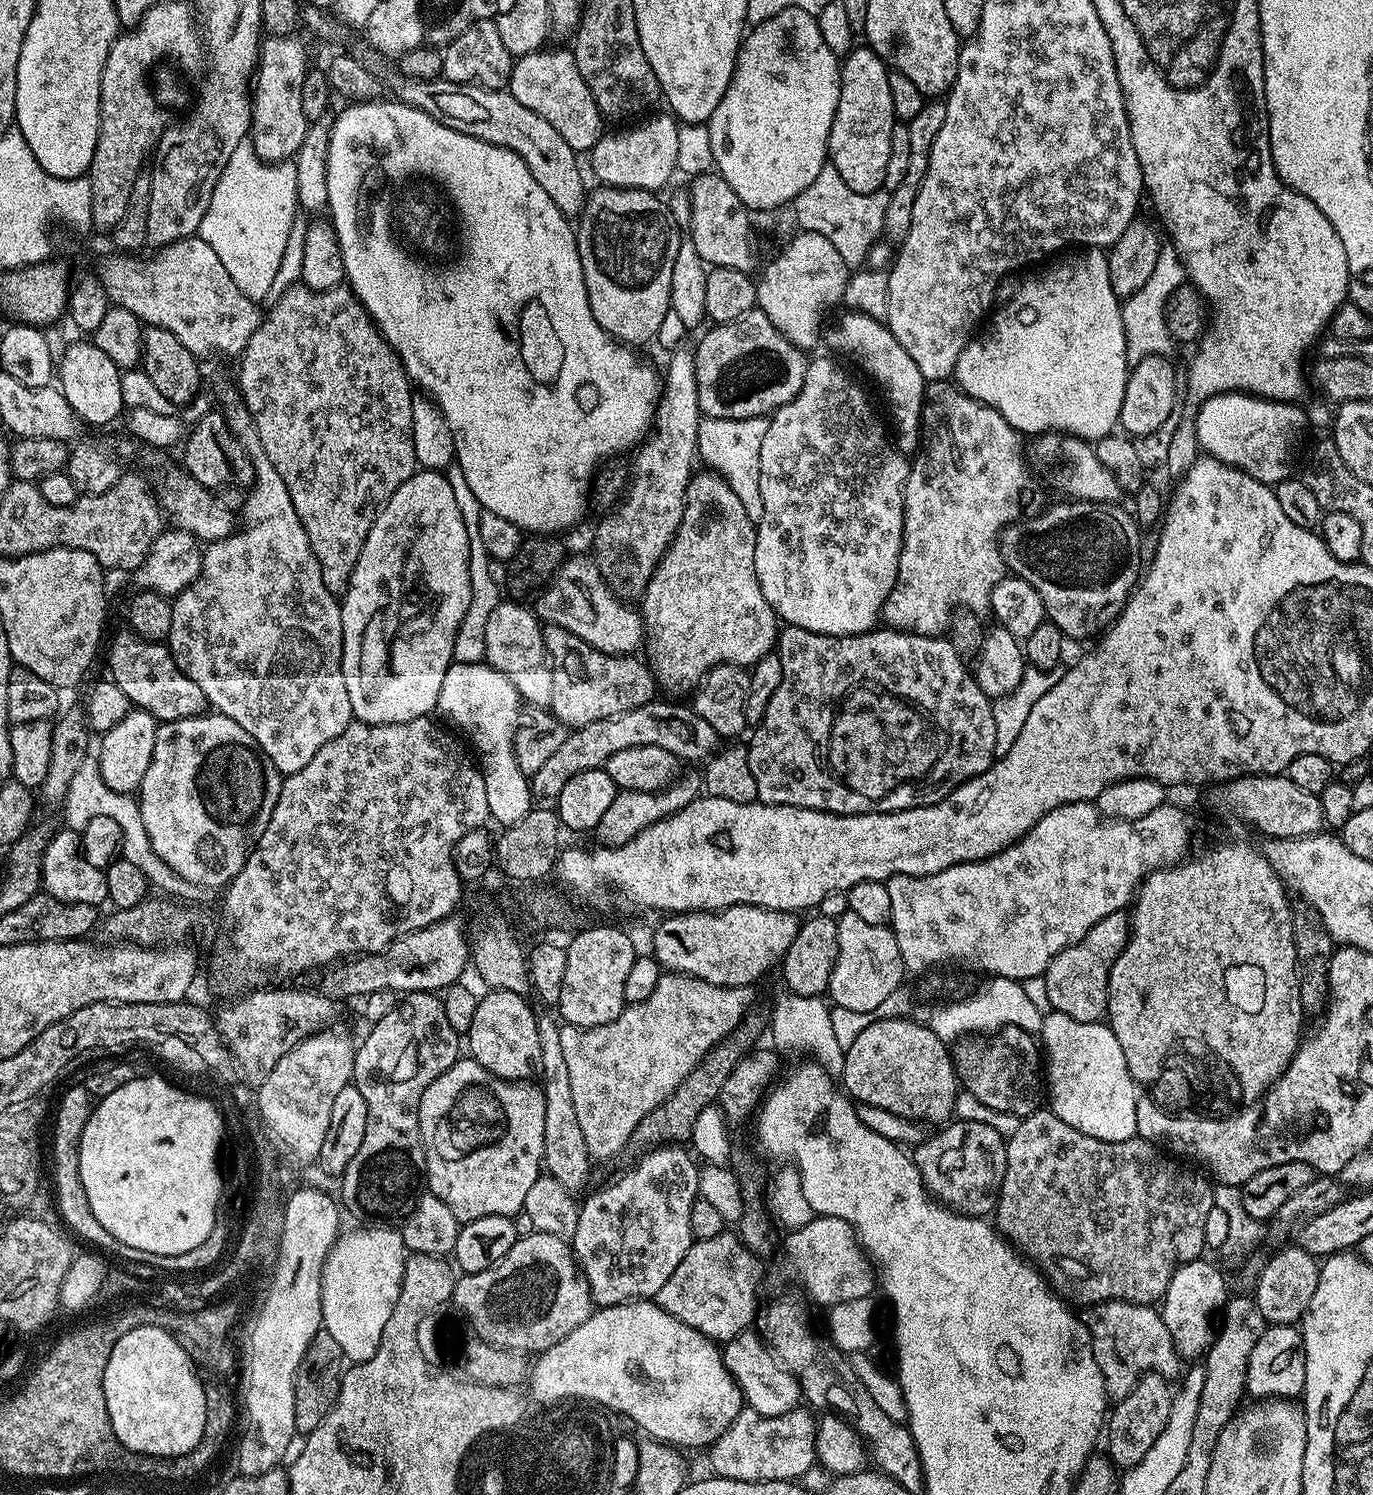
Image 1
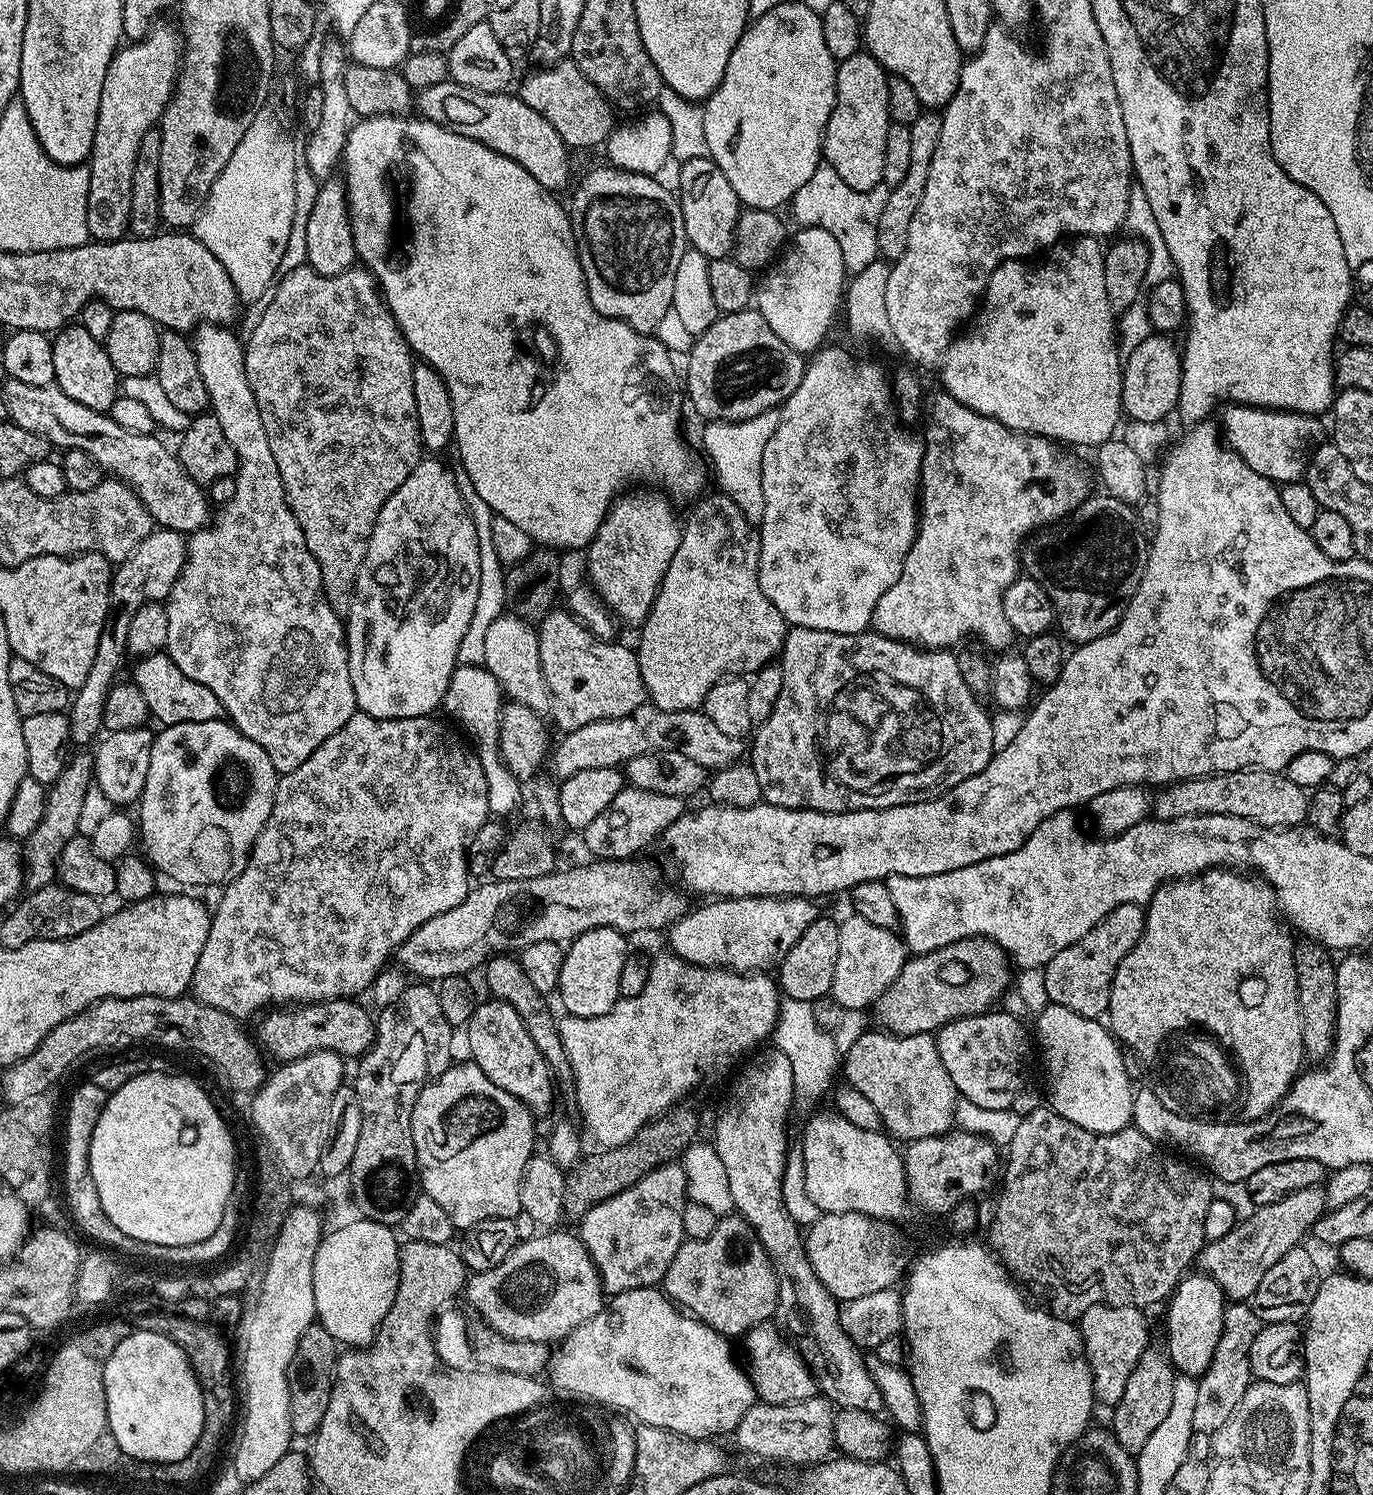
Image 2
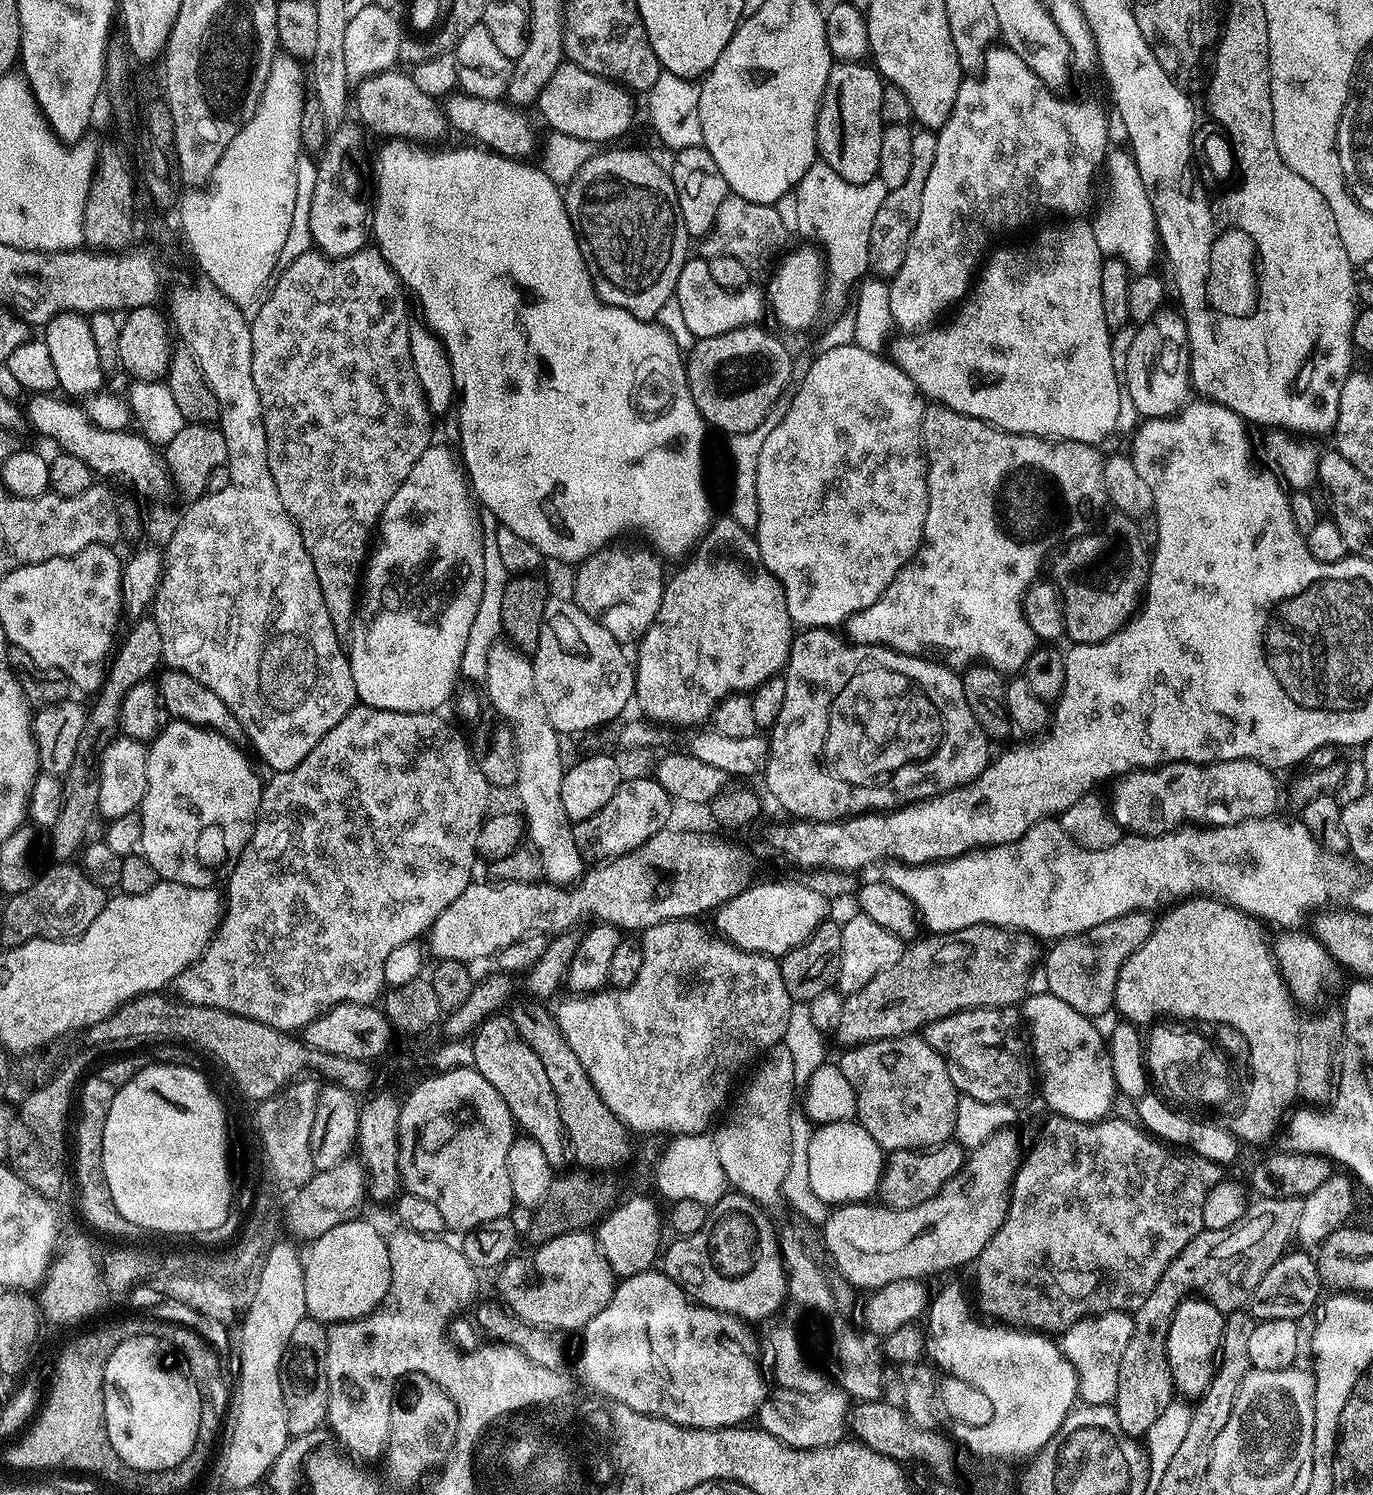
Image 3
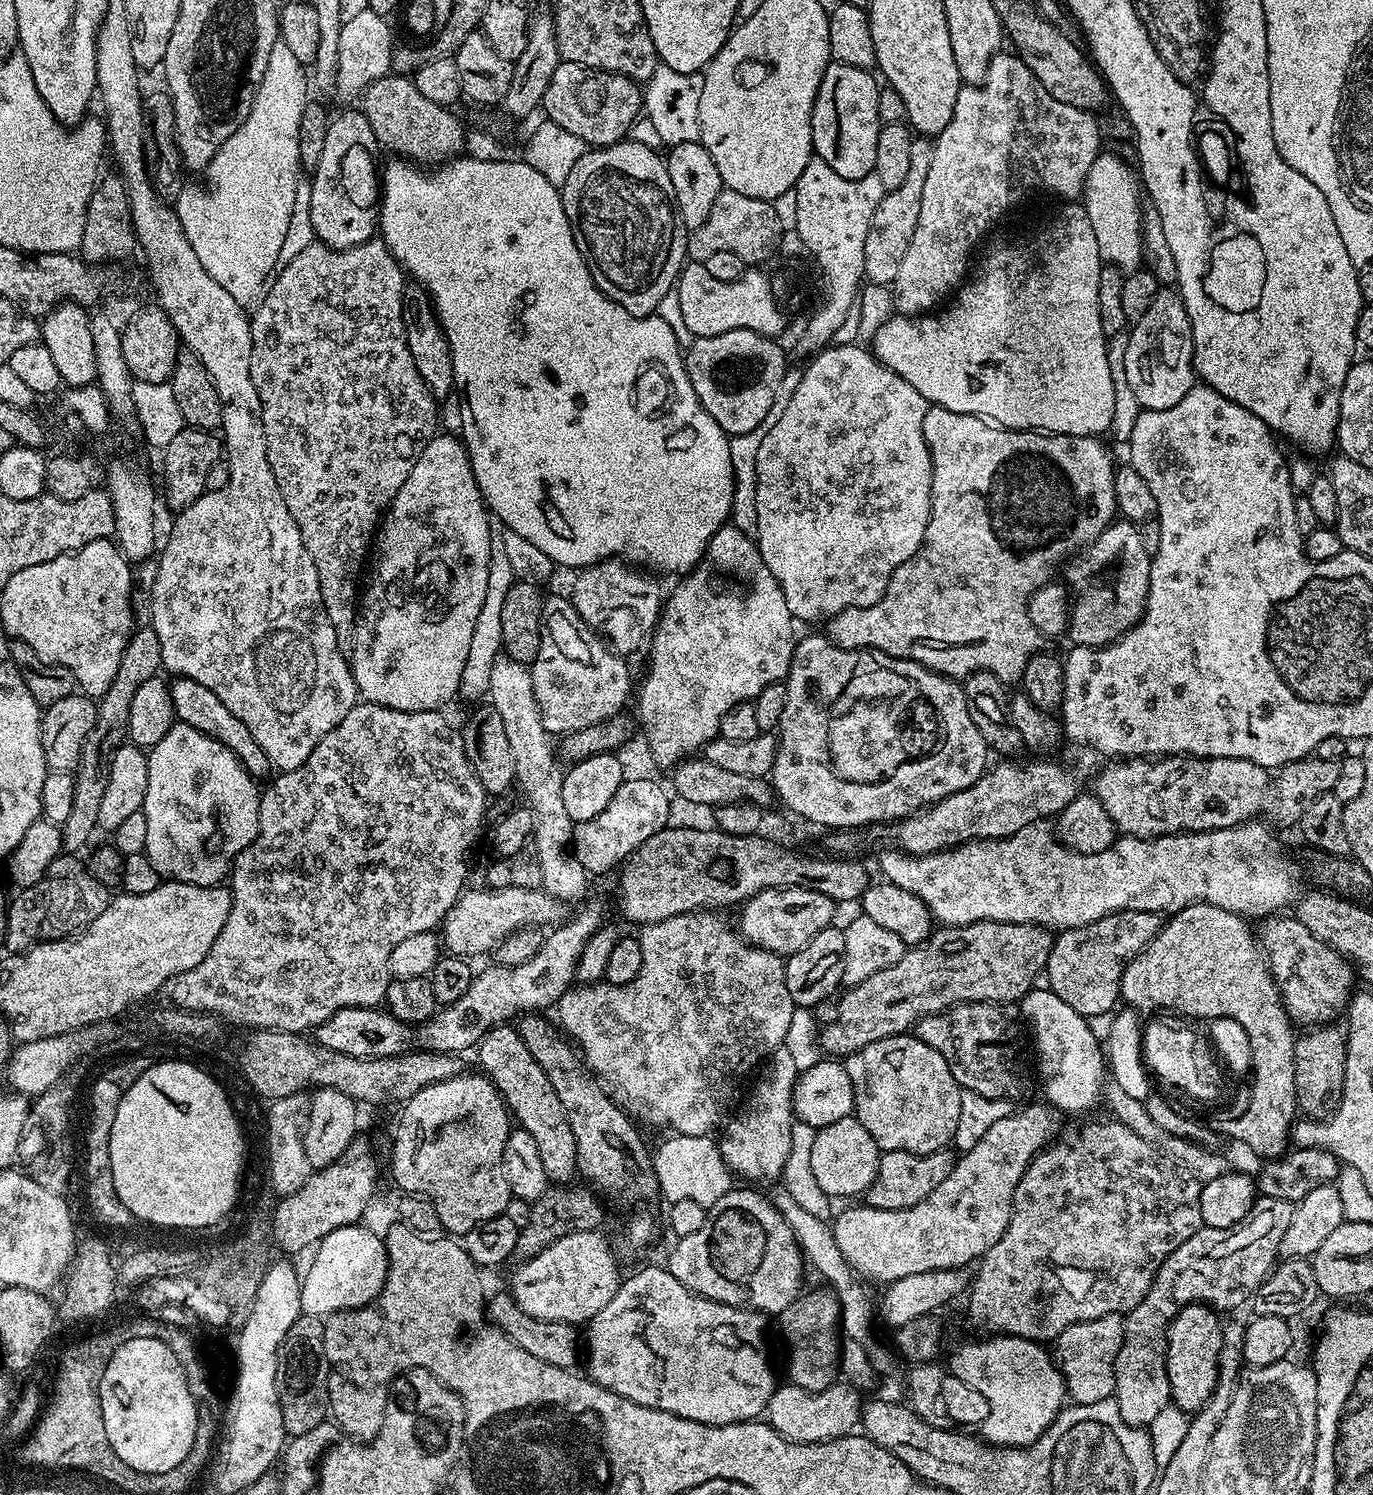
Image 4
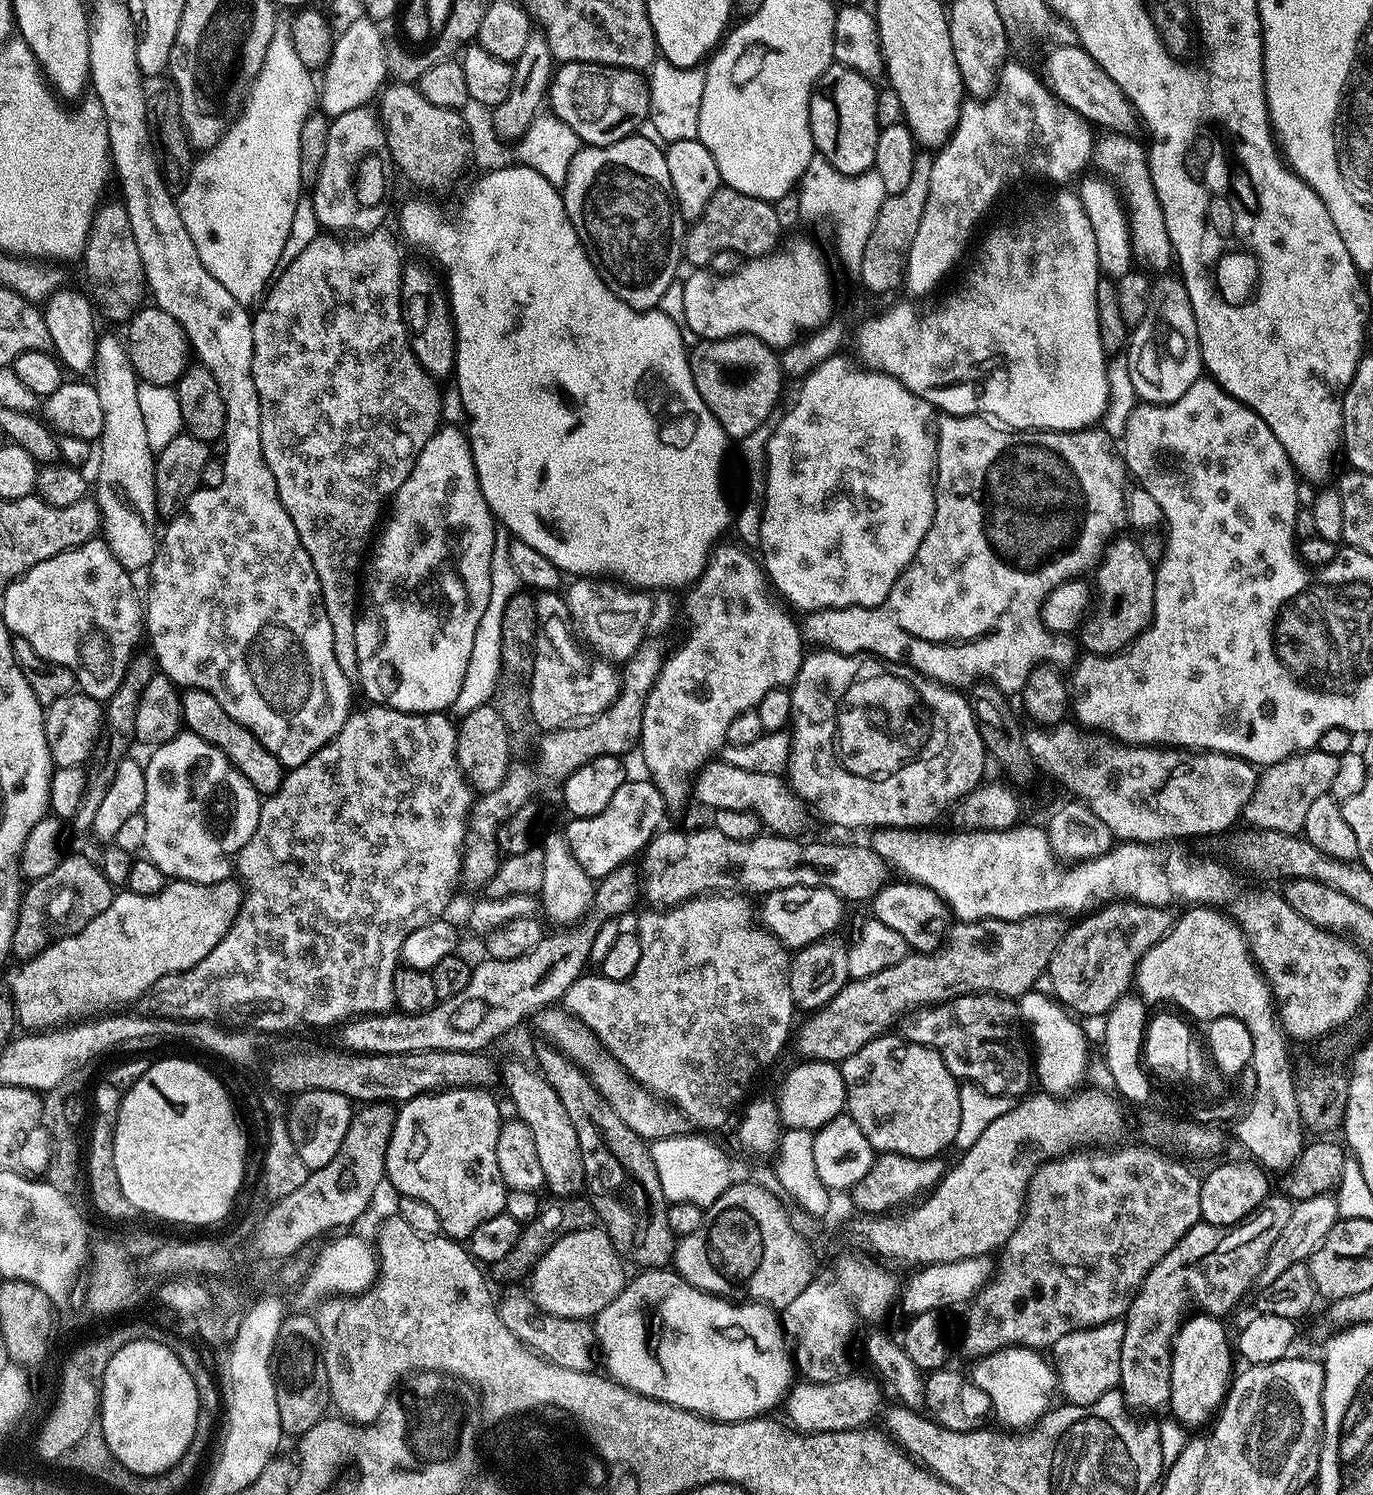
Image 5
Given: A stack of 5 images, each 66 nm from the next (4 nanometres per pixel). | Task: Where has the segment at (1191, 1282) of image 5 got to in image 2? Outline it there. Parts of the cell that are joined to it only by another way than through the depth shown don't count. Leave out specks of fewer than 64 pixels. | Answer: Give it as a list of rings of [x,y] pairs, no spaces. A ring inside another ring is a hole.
[[[1323,1187],[1298,1190],[1298,1194],[1290,1194],[1273,1204],[1261,1204],[1255,1211],[1249,1220],[1241,1219],[1226,1238],[1207,1241],[1198,1257],[1199,1271],[1211,1278],[1232,1302],[1251,1301],[1266,1270],[1311,1233],[1312,1225],[1326,1211],[1324,1190]],[[1156,1346],[1149,1347],[1148,1351],[1138,1358],[1132,1373],[1126,1378],[1126,1390],[1120,1401],[1114,1405],[1116,1412],[1112,1416],[1110,1431],[1116,1437],[1117,1442],[1130,1453],[1137,1453],[1146,1446],[1150,1434],[1154,1434],[1155,1428],[1166,1418],[1170,1405],[1174,1399],[1174,1382],[1177,1373],[1174,1371],[1167,1355],[1160,1352]]]

